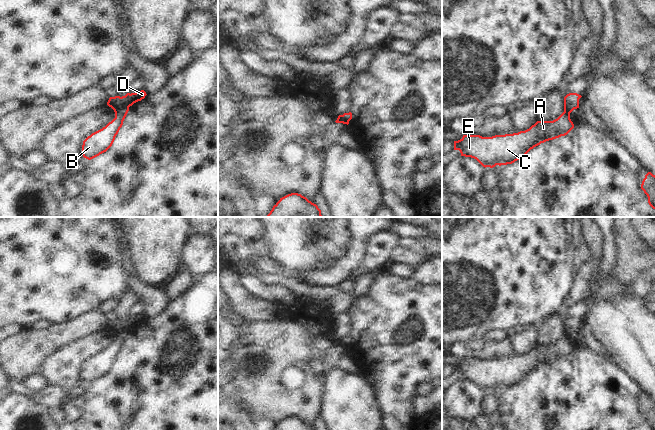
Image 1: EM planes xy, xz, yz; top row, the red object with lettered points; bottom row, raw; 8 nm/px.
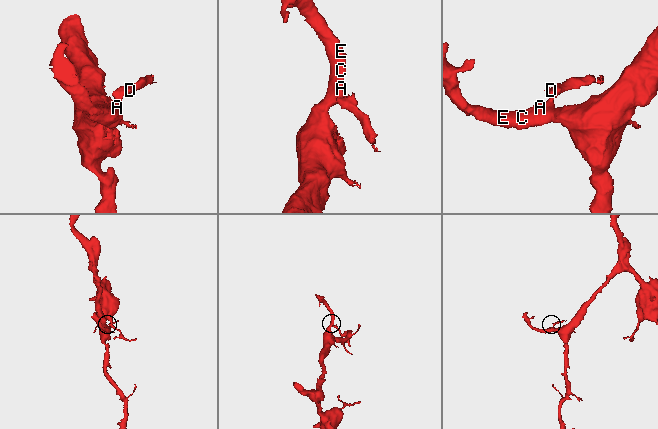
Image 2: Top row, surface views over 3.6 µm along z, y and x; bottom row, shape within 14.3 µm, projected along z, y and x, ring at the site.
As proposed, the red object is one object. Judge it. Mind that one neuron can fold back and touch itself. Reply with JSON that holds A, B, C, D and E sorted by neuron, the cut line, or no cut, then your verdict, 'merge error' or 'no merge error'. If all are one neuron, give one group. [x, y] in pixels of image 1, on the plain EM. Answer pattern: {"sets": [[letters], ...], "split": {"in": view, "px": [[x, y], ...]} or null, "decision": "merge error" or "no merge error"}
{"sets": [["A", "B", "C", "E"], ["D"]], "split": {"in": "xy", "px": [[128, 331], [121, 332], [115, 336]]}, "decision": "merge error"}

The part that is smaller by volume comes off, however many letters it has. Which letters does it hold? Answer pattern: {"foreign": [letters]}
{"foreign": ["D"]}

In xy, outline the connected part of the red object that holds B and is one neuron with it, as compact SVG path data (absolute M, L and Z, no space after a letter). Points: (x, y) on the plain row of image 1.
M124 332L115 336L115 342L111 346L83 365L82 379L84 382L91 384L106 376L112 370L128 335L129 332Z

